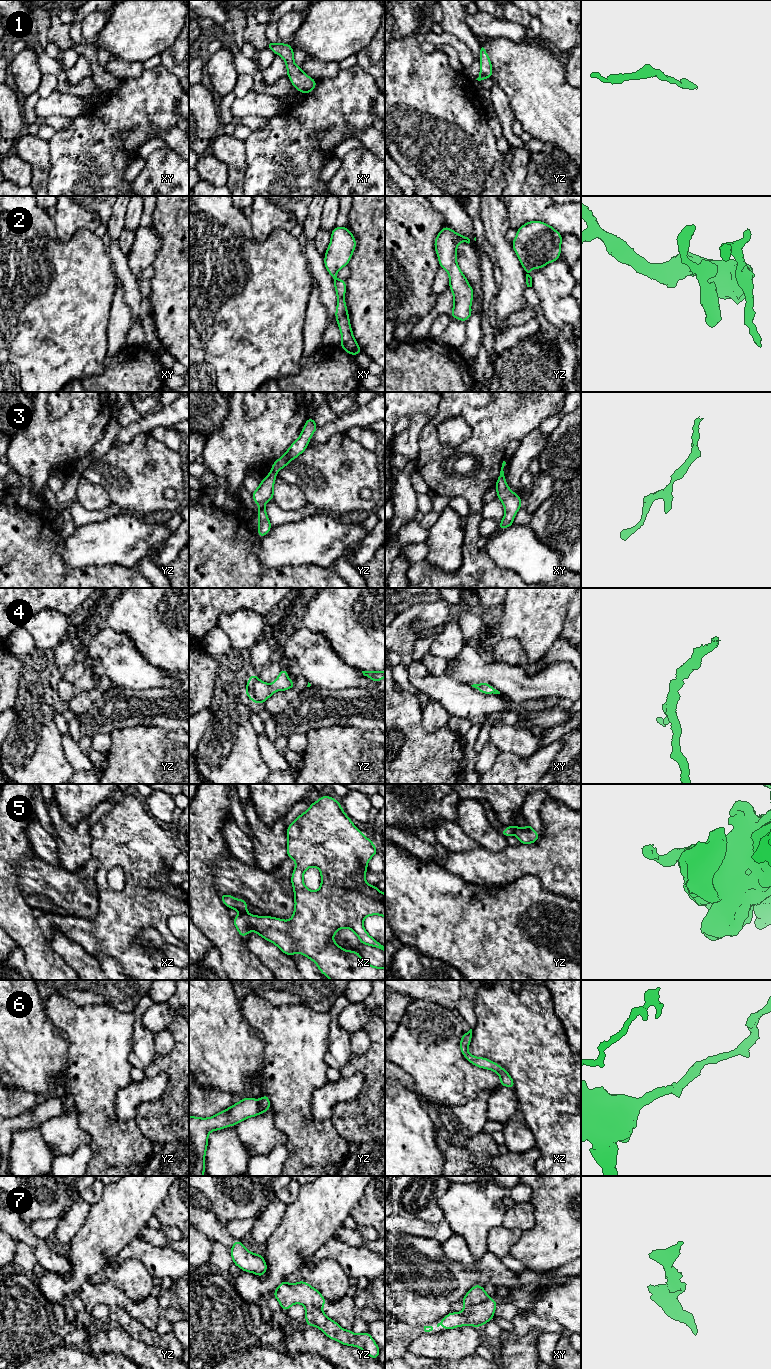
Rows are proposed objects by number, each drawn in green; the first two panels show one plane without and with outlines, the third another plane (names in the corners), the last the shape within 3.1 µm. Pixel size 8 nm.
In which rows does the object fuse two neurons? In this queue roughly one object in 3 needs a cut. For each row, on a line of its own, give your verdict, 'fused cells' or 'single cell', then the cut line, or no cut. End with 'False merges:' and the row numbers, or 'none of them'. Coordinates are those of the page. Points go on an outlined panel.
1: single cell; no cut
2: single cell; no cut
3: single cell; no cut
4: single cell; no cut
5: fused cells; cut in yz along (516, 827), (513, 833)
6: single cell; no cut
7: fused cells; cut in xy along (489, 1298), (465, 1308)
False merges: 5, 7

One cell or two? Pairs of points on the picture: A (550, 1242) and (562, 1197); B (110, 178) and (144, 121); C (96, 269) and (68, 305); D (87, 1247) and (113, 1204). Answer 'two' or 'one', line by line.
A: one
B: one
C: one
D: one

